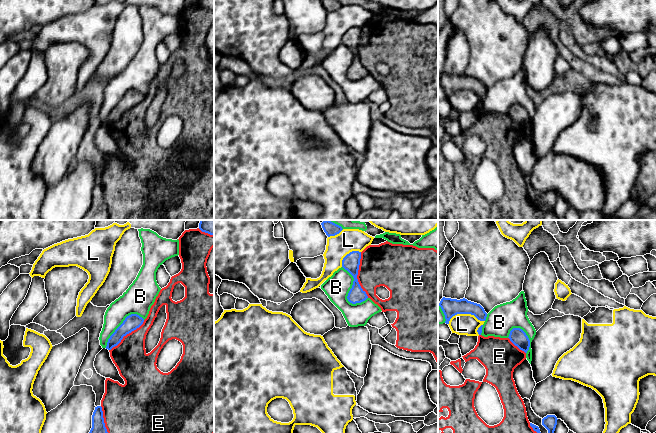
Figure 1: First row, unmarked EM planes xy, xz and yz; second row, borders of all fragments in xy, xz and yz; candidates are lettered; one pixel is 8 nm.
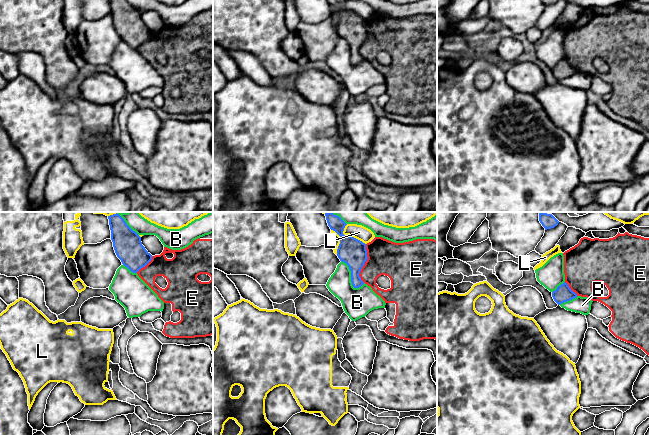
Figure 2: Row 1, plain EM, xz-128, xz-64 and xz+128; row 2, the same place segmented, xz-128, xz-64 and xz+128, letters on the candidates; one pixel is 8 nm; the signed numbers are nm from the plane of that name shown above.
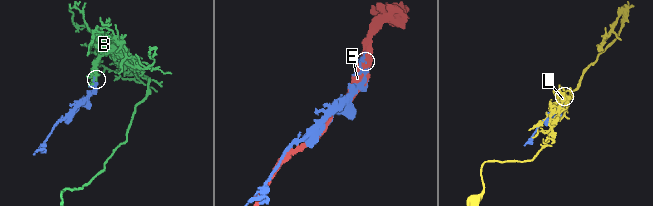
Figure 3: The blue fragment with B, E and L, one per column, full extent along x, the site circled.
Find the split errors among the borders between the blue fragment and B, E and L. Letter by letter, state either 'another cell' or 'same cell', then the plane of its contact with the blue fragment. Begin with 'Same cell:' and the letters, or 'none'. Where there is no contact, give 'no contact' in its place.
Same cell: none
B: another cell | xz
E: another cell | xz
L: another cell | yz

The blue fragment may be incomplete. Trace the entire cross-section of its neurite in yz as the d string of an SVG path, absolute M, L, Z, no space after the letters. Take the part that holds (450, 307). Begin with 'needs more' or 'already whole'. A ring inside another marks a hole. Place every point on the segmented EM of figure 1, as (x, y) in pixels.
already whole; M443 297L439 306L445 315L446 324L449 324L450 319L457 314L471 314L480 321L485 321L487 317L487 313L480 304L468 301L465 298L457 300Z

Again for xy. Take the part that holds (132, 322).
already whole; M137 314L127 316L108 339L106 349L111 350L113 347L117 346L124 336L139 328L143 322L144 319Z

